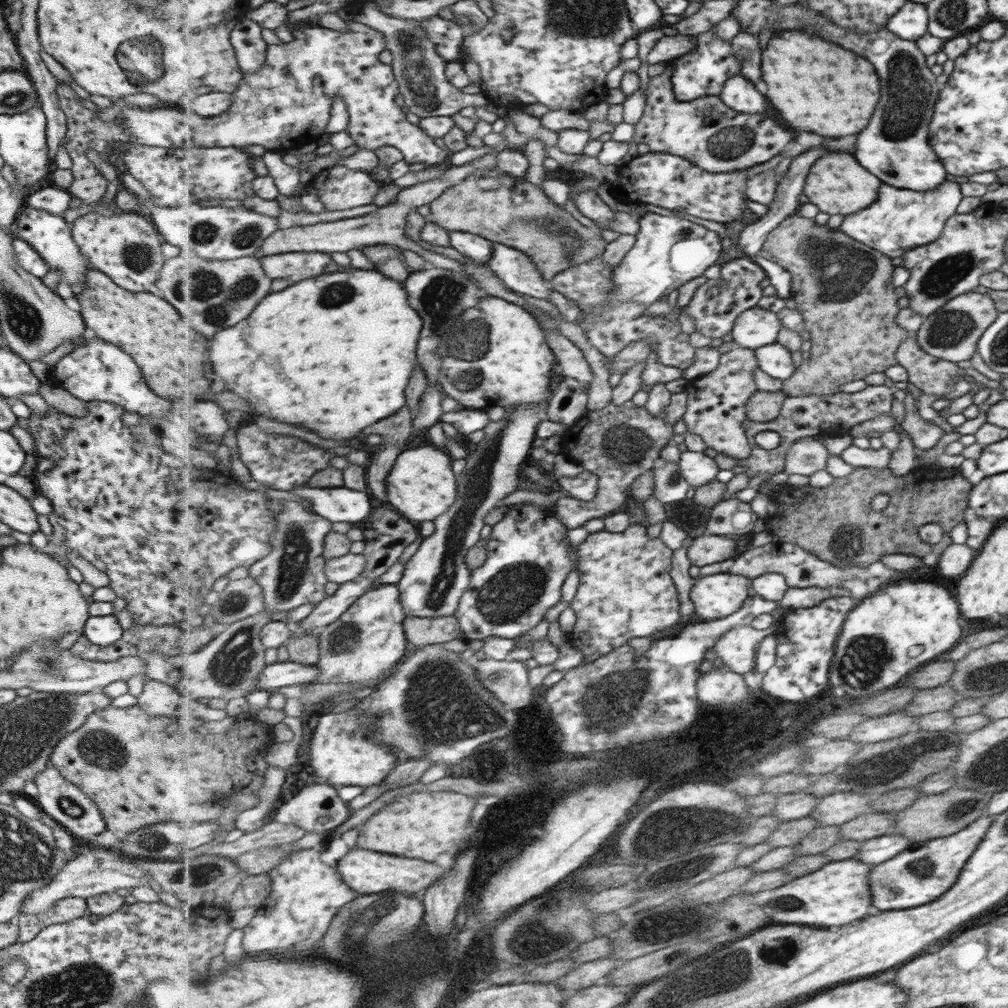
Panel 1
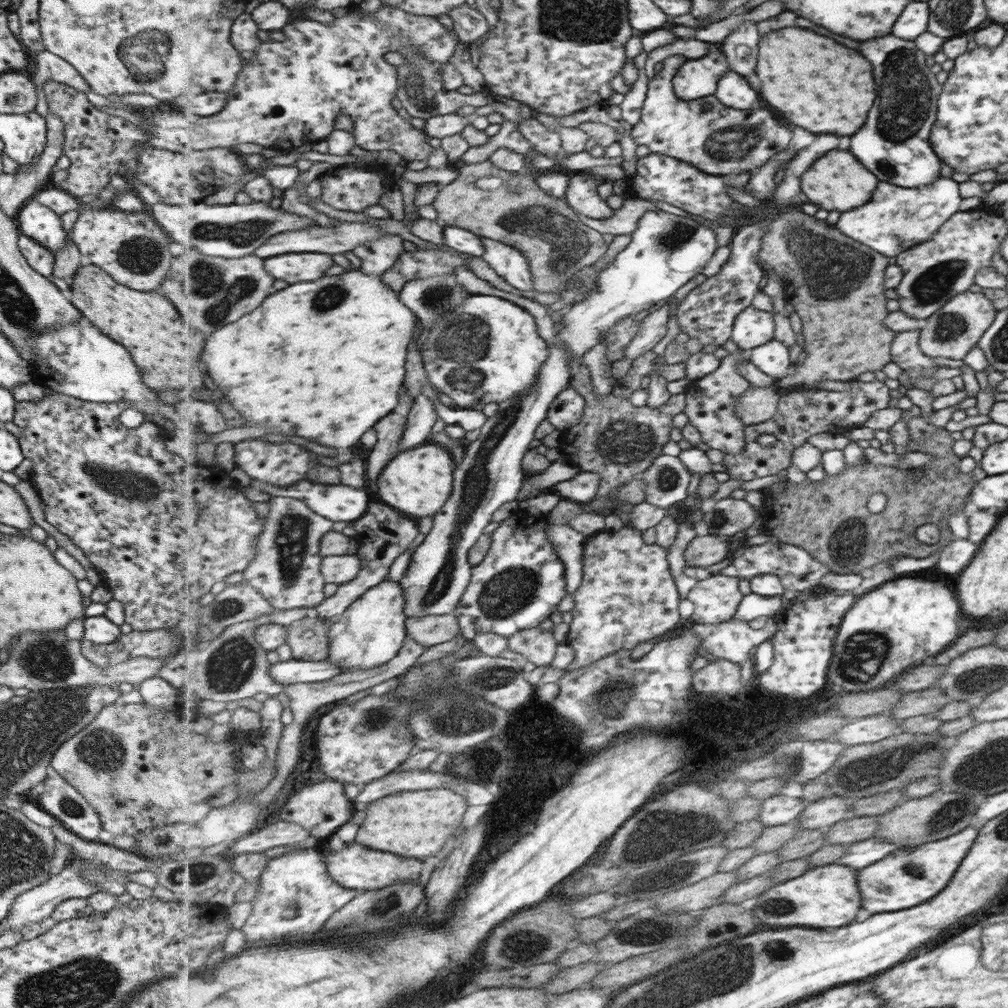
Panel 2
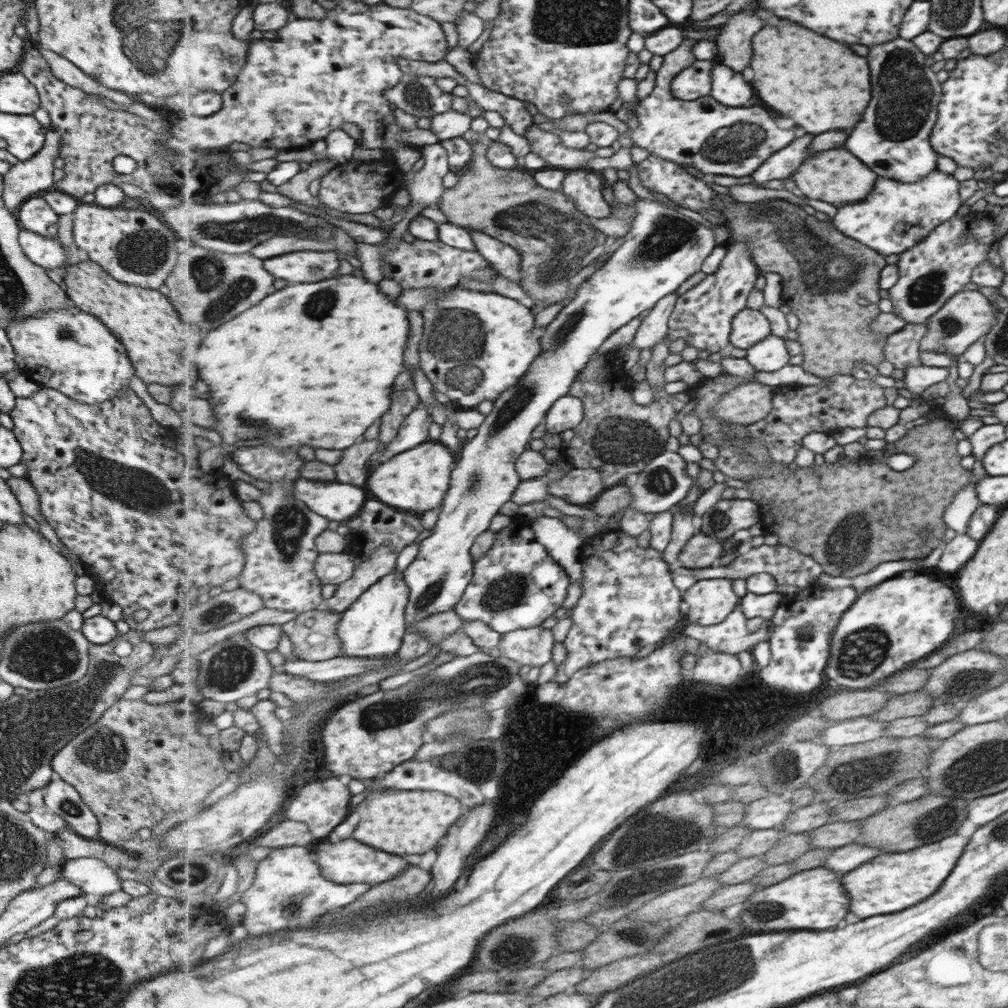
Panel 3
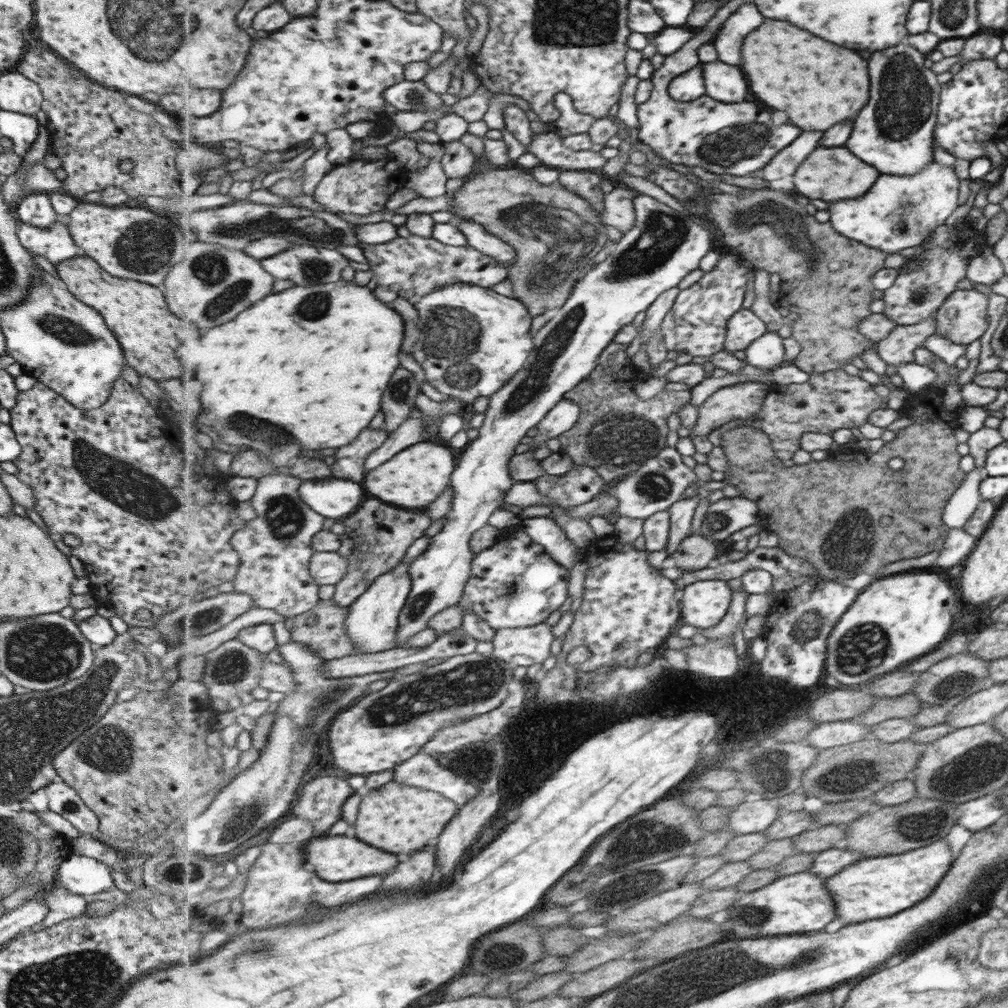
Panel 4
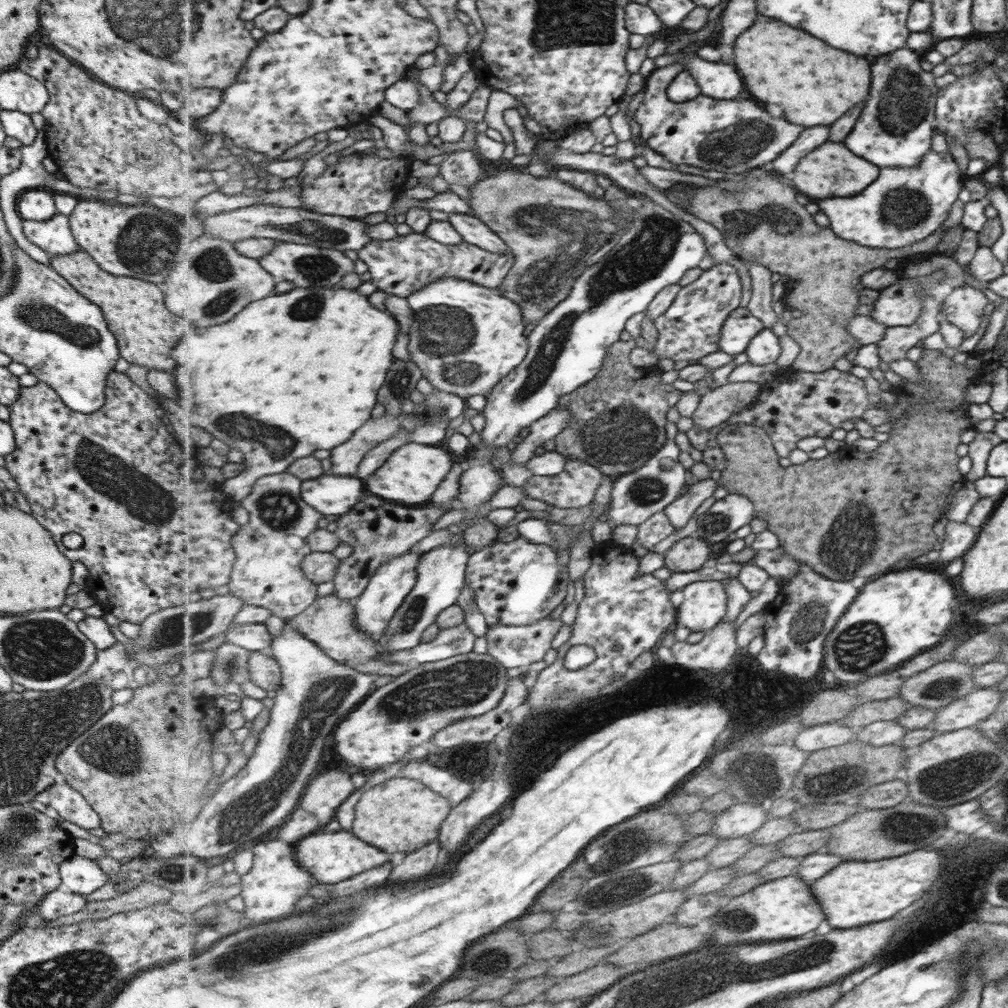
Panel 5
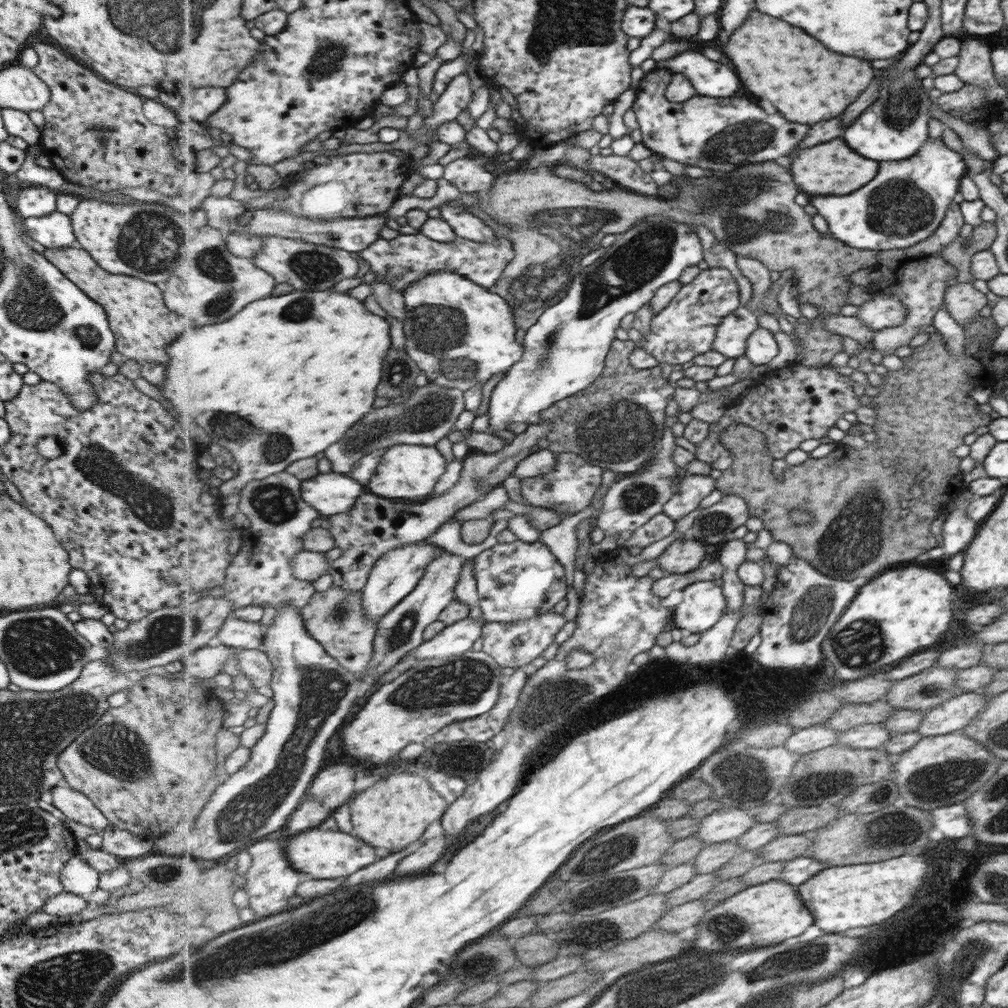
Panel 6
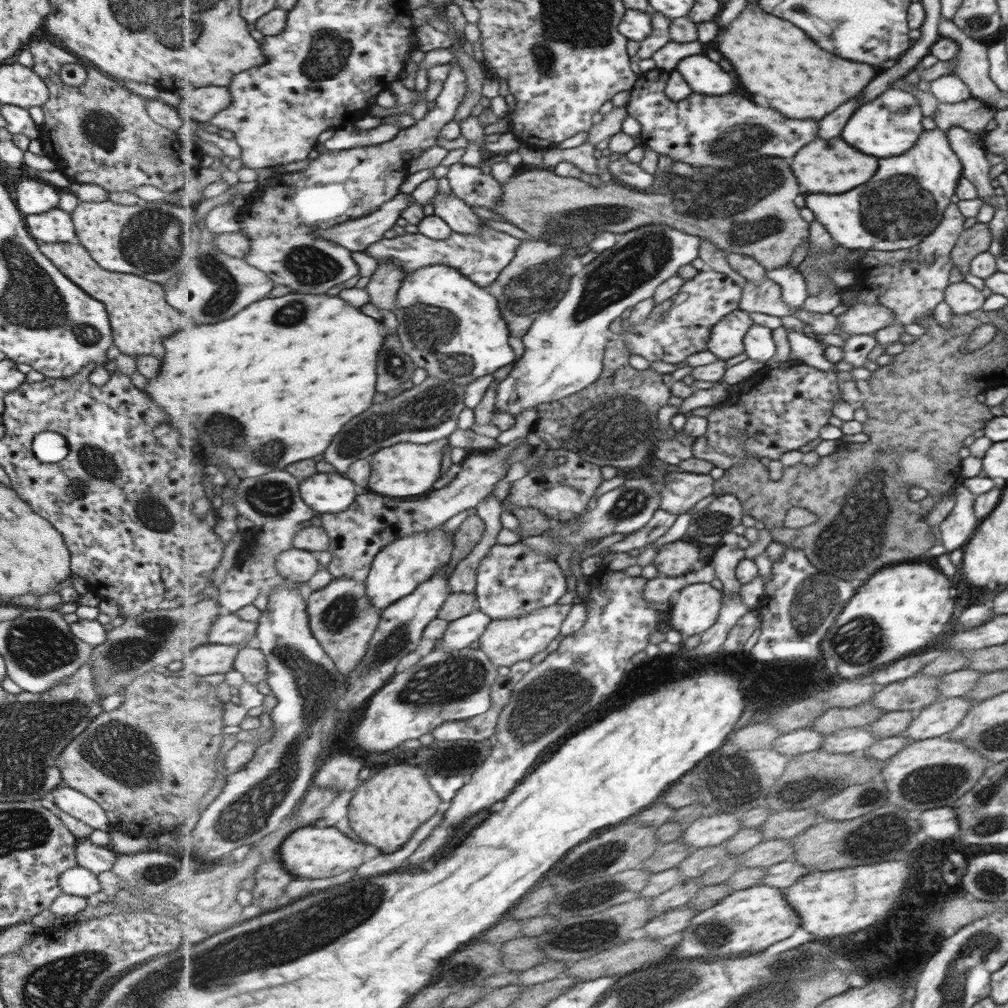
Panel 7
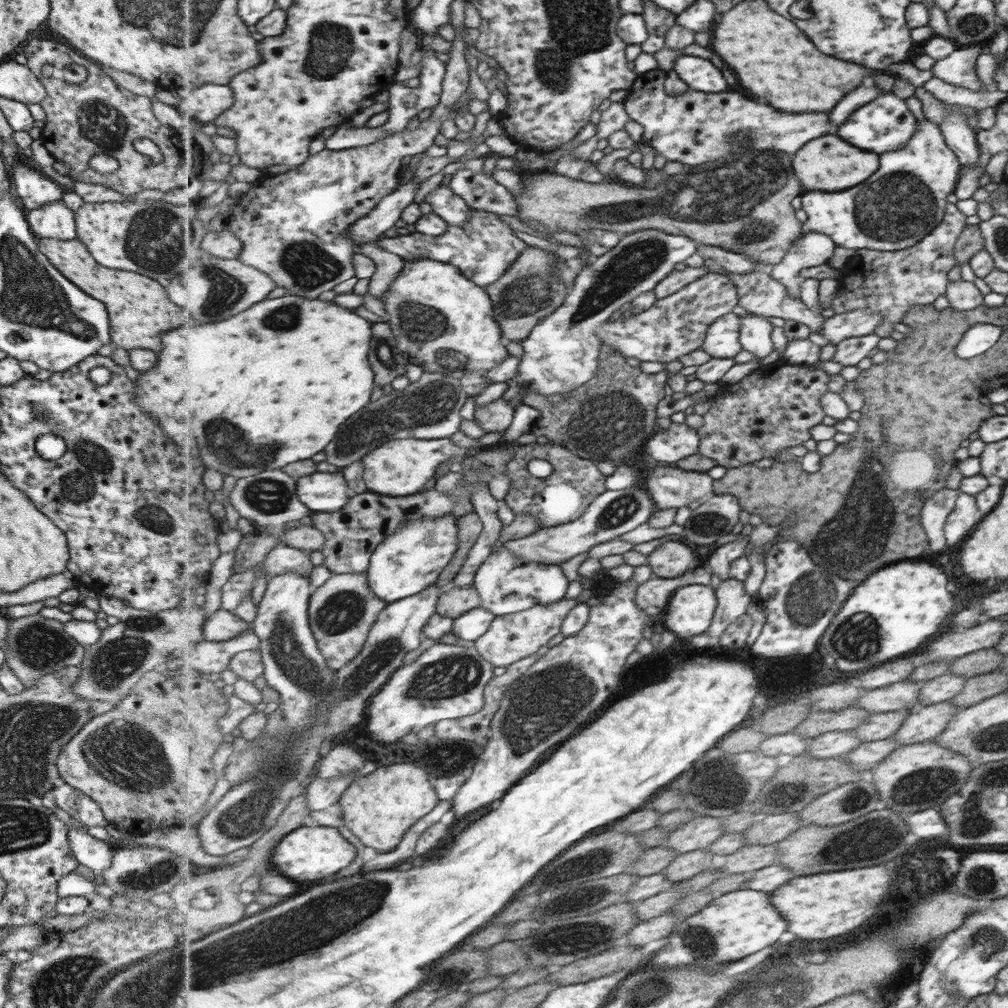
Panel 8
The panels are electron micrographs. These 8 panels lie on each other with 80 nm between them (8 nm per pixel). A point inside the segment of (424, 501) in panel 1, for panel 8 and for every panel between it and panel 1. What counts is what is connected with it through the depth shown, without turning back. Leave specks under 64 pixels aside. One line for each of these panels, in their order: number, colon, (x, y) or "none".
2: (419, 482)
3: (418, 480)
4: (415, 477)
5: (413, 473)
6: (410, 471)
7: (409, 469)
8: (401, 467)

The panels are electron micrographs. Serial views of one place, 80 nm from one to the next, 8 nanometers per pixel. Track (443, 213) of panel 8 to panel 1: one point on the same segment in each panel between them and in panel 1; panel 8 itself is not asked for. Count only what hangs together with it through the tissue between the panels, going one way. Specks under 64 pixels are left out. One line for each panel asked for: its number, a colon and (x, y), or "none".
1: (520, 274)
2: (510, 263)
3: (506, 260)
4: (478, 236)
5: (473, 230)
6: (466, 225)
7: (462, 218)

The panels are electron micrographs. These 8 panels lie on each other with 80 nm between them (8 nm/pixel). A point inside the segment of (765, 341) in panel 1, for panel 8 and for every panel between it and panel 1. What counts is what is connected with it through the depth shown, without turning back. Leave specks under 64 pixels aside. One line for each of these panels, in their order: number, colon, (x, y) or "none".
2: (753, 328)
3: (750, 327)
4: (745, 327)
5: (742, 326)
6: (734, 332)
7: (728, 340)
8: (722, 341)

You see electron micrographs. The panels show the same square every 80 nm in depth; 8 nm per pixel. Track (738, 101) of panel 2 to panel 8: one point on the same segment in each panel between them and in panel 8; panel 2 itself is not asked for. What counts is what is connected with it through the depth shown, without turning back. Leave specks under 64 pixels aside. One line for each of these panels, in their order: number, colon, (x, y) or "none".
3: (730, 88)
4: (725, 83)
5: (720, 81)
6: (710, 78)
7: (705, 77)
8: (703, 75)

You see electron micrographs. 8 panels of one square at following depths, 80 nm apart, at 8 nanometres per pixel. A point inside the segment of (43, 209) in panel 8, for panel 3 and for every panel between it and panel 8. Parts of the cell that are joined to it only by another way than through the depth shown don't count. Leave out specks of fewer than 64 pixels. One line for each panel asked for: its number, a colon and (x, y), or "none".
3: (47, 252)
4: (53, 243)
5: (53, 235)
6: (54, 230)
7: (54, 225)

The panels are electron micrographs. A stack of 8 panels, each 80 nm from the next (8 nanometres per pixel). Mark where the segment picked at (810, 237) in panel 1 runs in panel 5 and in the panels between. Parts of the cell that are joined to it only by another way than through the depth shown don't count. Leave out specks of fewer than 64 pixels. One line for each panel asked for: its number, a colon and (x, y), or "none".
2: (831, 281)
3: (828, 280)
4: (825, 275)
5: (759, 216)

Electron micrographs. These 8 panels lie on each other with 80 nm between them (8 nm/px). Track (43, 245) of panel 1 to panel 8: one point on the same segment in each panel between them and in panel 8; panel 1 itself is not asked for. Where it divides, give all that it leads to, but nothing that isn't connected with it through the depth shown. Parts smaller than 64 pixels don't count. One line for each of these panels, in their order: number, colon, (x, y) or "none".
2: (39, 223)
3: (34, 215)
4: (34, 209)
5: (36, 204)
6: (32, 200)
7: (32, 196)
8: (34, 189)

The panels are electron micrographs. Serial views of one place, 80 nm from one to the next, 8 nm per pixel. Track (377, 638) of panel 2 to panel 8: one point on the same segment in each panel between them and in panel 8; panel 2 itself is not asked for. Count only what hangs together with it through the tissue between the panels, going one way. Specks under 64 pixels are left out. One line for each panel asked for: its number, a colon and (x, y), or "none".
3: (374, 627)
4: (374, 618)
5: (379, 604)
6: (397, 574)
7: (398, 570)
8: (410, 560)

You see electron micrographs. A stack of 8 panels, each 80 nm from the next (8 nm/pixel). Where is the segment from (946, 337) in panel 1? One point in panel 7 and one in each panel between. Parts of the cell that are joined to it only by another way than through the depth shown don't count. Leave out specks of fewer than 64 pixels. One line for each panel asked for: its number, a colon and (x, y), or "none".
2: (954, 329)
3: (966, 316)
4: (961, 319)
5: (963, 306)
6: (962, 301)
7: (962, 298)

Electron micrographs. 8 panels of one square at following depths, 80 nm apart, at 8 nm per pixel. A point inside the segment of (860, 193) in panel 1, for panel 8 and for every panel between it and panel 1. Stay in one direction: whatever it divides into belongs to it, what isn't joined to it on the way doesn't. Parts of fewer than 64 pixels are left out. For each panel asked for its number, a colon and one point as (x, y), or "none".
2: (837, 181)
3: (835, 176)
4: (831, 174)
5: (831, 170)
6: (831, 168)
7: (830, 166)
8: (829, 163)

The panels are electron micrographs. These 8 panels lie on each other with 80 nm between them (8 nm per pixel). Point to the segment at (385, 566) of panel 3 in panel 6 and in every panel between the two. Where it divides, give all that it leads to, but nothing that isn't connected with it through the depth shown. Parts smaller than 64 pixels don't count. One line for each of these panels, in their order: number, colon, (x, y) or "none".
4: (382, 534)
5: (379, 531)
6: (375, 526)

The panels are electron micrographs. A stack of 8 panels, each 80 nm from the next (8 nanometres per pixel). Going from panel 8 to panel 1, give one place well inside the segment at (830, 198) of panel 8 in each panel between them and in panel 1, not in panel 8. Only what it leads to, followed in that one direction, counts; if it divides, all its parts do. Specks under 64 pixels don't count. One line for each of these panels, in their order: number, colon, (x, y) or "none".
1: (906, 219)
2: (915, 214)
3: (896, 216)
4: (901, 211)
5: (905, 205)
6: (904, 204)
7: (904, 201)

